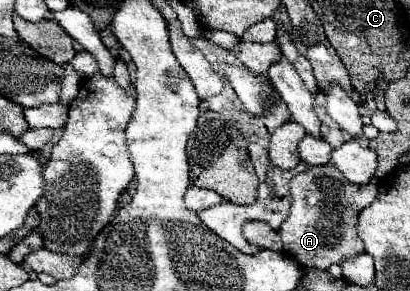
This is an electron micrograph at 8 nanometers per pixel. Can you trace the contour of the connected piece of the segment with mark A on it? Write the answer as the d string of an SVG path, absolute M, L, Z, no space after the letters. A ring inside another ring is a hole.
M330 164L310 166L310 170L296 174L290 180L290 194L290 216L280 226L284 254L294 258L302 268L328 270L332 264L342 264L346 258L364 252L364 244L356 232L356 222L360 210L374 202L378 194L378 178L372 178L364 186L356 186Z

